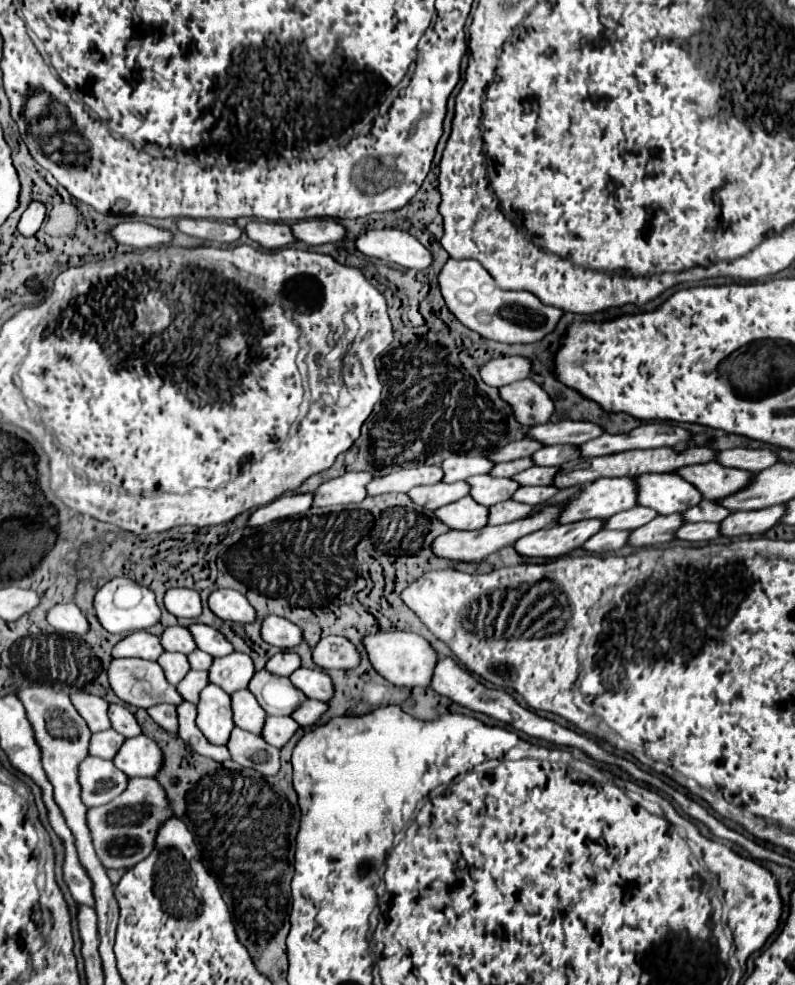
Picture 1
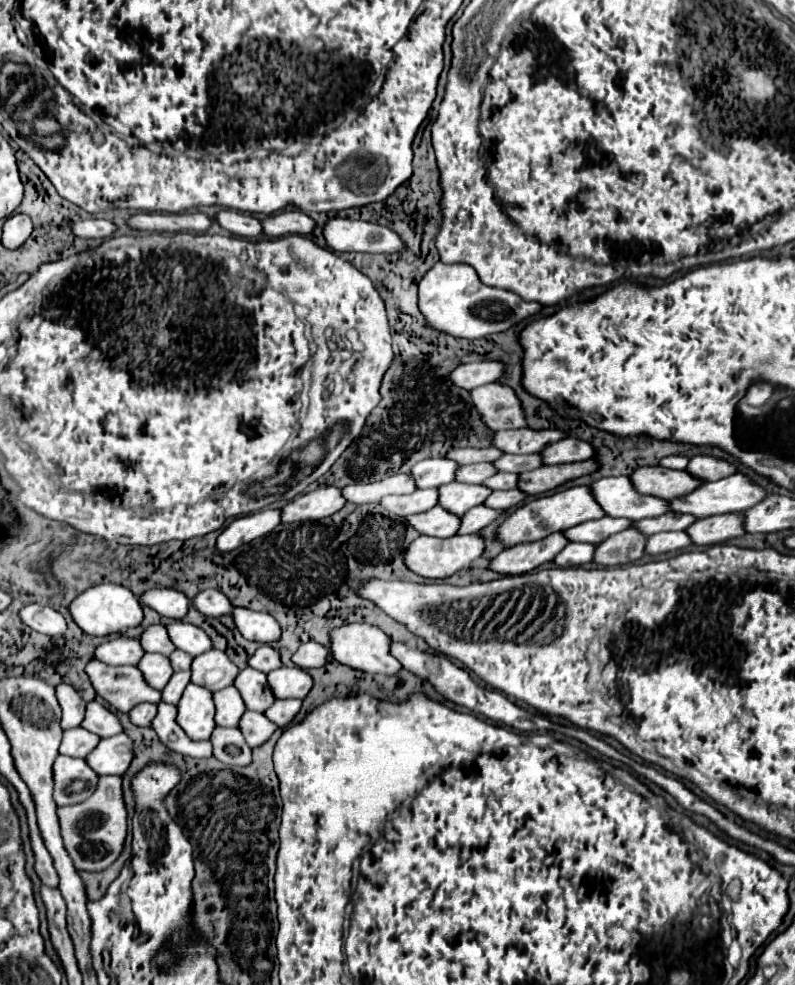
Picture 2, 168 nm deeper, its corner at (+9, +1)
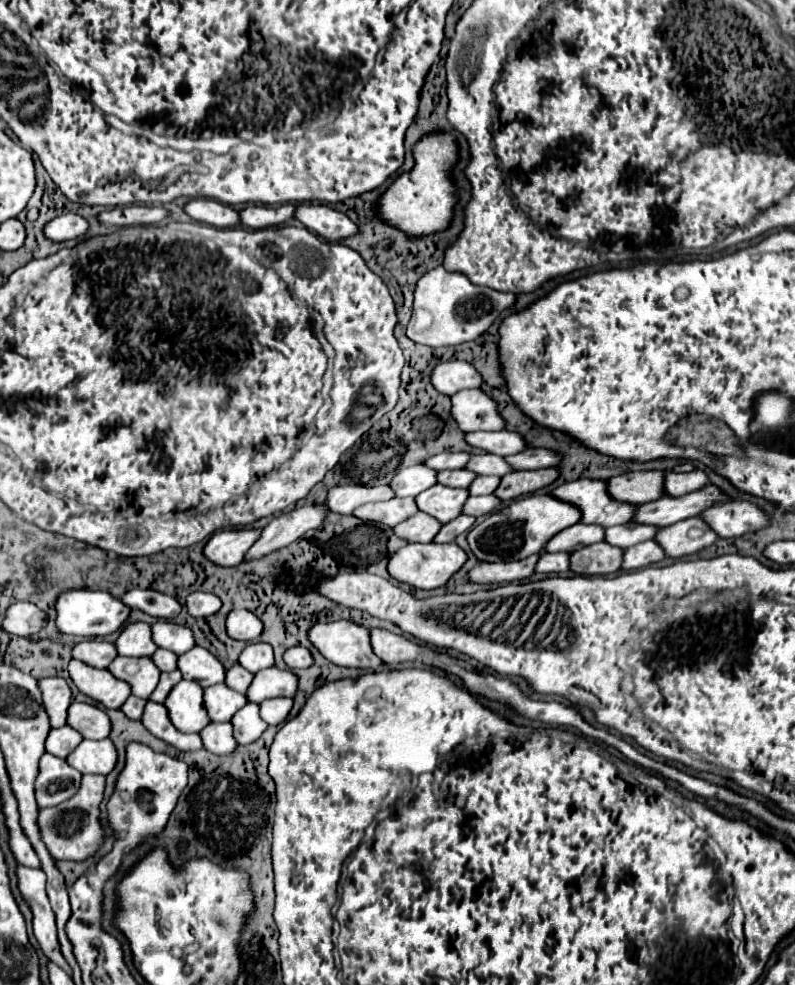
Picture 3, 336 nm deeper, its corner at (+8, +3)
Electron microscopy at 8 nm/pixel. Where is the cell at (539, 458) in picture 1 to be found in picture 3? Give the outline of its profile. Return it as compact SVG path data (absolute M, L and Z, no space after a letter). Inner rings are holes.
M477 454L469 460L469 464L465 466L477 474L493 474L493 476L499 476L503 478L505 474L511 472L511 466L507 466L507 460L503 456L497 456L497 454Z

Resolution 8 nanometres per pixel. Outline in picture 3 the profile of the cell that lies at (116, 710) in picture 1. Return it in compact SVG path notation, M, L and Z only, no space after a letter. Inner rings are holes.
M73 702L69 706L67 724L89 740L103 740L111 732L109 716L101 708L87 702Z

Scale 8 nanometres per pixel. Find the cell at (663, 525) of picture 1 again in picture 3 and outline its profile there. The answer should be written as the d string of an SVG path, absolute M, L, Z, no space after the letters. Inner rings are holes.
M609 542L583 546L571 554L571 570L575 574L617 574L623 564L625 550Z

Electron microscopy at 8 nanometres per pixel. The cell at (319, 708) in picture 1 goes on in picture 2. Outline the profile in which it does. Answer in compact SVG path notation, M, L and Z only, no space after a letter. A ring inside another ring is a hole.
M274 700L274 704L264 714L276 726L286 726L298 714L300 706L302 706L302 700Z

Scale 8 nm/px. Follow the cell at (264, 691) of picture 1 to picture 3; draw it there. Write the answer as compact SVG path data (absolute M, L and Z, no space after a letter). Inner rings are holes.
M235 664L227 670L227 678L225 678L225 684L241 694L247 694L247 686L251 686L251 678L253 674L249 670L243 670L243 666Z

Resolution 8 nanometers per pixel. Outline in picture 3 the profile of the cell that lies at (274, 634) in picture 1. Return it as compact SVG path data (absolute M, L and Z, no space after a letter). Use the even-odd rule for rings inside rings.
M231 610L227 616L227 634L235 640L251 642L257 640L263 632L263 622L249 610Z

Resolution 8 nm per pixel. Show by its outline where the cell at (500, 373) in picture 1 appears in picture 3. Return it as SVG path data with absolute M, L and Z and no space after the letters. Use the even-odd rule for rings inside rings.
M453 360L437 364L431 374L431 382L441 394L451 396L463 388L479 388L481 378L475 366L471 366L469 362Z

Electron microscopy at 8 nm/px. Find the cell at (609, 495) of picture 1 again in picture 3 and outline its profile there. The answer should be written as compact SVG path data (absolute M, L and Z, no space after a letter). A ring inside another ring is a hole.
M533 494L513 500L509 506L493 512L487 520L477 524L469 534L467 542L471 552L483 562L499 560L523 560L535 552L541 552L543 546L561 530L577 524L581 520L581 510L571 506L551 494Z

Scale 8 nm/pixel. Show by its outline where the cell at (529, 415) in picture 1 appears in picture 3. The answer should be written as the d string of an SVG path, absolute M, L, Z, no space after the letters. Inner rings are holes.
M459 390L451 396L451 414L463 432L473 430L503 430L505 422L495 406L493 398L487 398L483 390Z

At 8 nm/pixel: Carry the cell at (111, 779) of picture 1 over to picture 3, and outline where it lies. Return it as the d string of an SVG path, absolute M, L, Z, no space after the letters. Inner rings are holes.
M43 754L39 762L39 778L35 782L37 802L41 808L57 806L67 798L75 796L81 784L81 774L73 766L67 766L67 760Z

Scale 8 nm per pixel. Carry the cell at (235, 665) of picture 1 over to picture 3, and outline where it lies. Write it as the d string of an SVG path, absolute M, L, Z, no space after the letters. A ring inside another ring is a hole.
M199 646L179 656L179 670L185 680L195 680L203 688L225 680L223 664L209 650L199 648Z

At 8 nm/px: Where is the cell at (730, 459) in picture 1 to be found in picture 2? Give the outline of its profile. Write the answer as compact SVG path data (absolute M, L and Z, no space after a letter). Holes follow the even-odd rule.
M694 456L686 468L686 472L698 480L714 482L720 478L726 478L736 472L736 468L724 460L710 458L710 456Z

